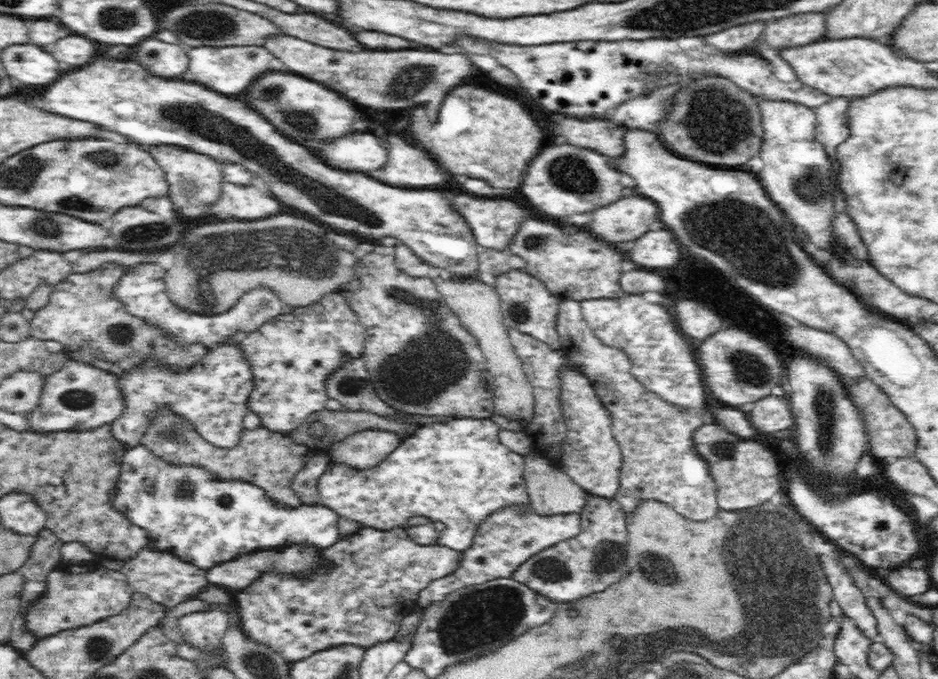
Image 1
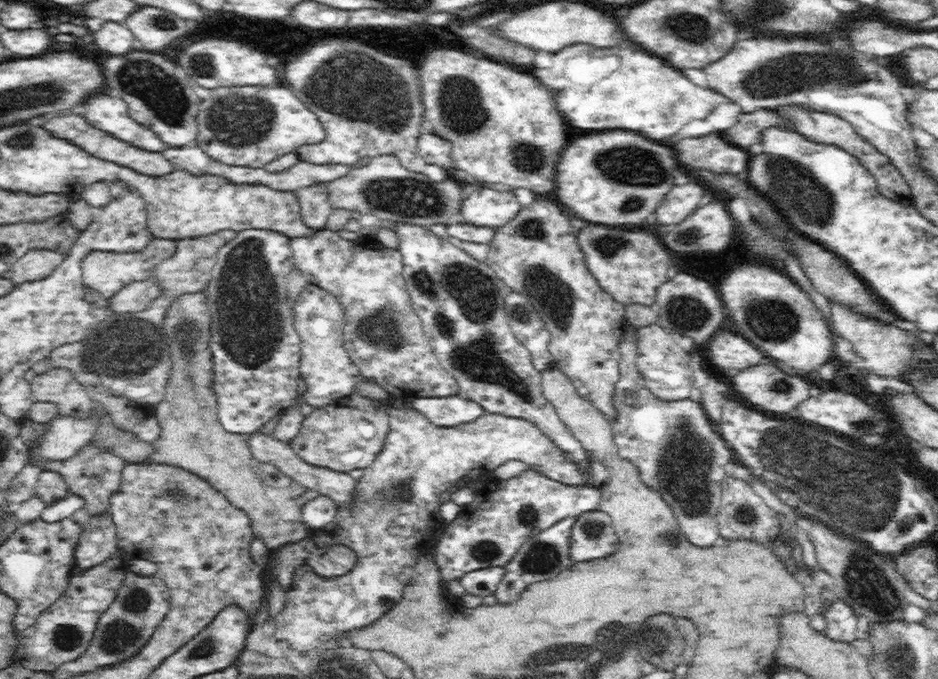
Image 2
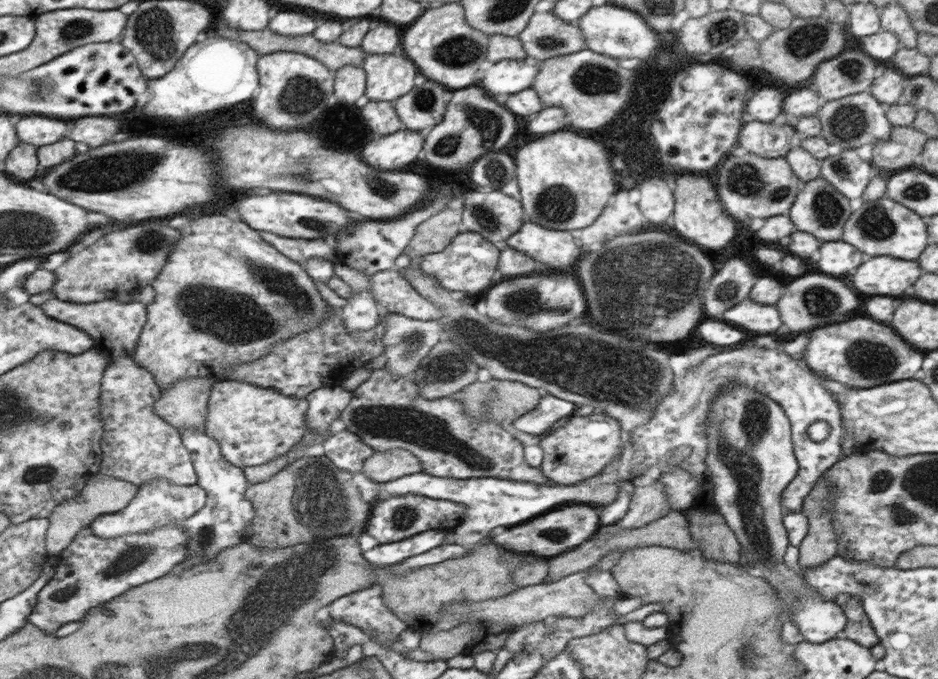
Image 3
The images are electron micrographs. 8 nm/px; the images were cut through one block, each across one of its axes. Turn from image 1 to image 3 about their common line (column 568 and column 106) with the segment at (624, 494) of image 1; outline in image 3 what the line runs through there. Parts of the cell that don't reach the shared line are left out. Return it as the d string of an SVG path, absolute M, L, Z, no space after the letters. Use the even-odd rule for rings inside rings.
M55 297L40 307L51 318L75 325L92 335L96 339L95 347L107 355L109 363L120 358L133 357L140 344L143 329L148 324L148 305L143 304L143 302L122 303L116 299L107 299L103 302L77 304Z

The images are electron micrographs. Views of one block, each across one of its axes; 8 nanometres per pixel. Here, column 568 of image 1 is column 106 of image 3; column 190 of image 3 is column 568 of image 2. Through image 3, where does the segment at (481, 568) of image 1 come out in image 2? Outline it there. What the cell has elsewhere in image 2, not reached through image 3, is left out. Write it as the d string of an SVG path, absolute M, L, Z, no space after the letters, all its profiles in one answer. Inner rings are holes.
M524 470L522 474L518 474L510 480L499 481L490 478L485 481L484 488L476 491L475 501L461 507L455 520L446 524L445 534L430 548L433 551L432 557L437 564L444 586L449 580L460 578L474 570L505 567L531 537L568 518L577 518L584 513L598 511L600 498L602 498L602 494L596 488L567 486L534 470Z

